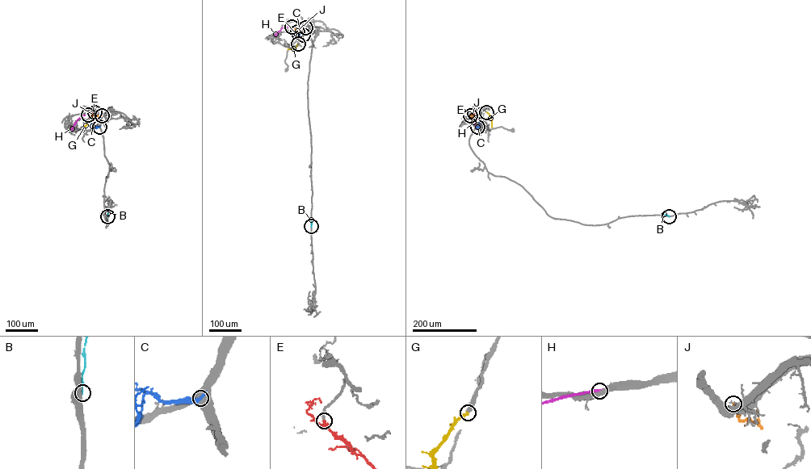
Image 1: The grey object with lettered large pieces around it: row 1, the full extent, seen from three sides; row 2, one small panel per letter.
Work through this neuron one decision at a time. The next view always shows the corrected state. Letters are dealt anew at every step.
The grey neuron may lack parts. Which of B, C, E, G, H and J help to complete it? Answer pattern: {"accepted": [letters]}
{"accepted": ["E", "G"]}

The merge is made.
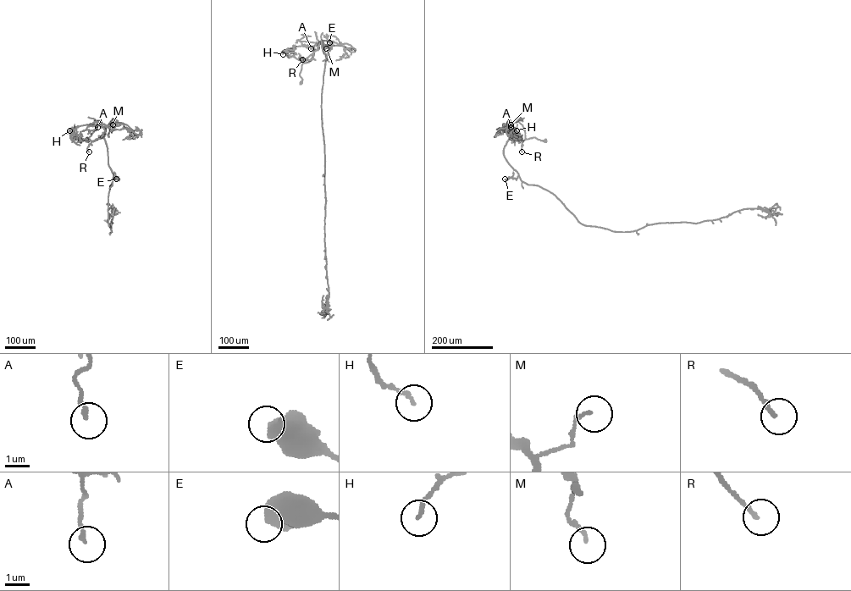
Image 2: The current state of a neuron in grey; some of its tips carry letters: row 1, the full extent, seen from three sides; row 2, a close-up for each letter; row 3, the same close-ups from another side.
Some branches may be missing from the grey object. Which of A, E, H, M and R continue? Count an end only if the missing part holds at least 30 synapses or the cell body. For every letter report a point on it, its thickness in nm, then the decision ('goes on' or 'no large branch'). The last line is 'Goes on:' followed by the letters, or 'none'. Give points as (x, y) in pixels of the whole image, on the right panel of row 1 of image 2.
A: at (511, 127); 160 nm thick; no large branch
E: at (505, 179); 440 nm thick; no large branch
H: at (516, 130); 170 nm thick; no large branch
M: at (511, 124); 130 nm thick; no large branch
R: at (522, 151); 170 nm thick; no large branch
Goes on: none

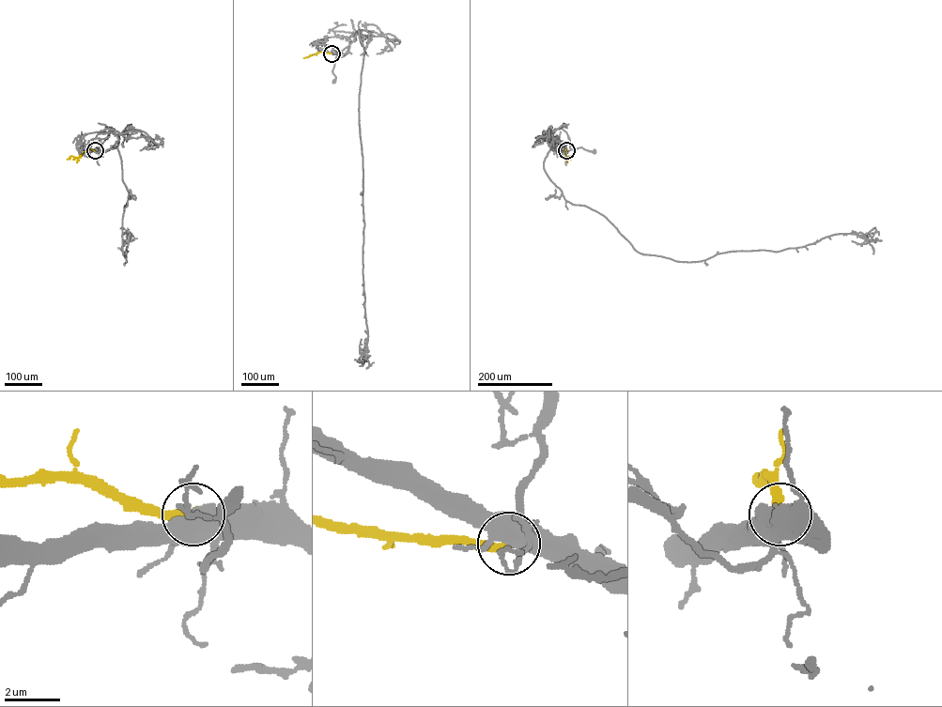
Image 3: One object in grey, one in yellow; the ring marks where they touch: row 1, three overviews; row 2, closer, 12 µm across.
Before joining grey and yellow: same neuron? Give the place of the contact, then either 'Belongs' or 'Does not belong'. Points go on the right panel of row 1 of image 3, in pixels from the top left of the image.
Place: (566, 150). Does not belong

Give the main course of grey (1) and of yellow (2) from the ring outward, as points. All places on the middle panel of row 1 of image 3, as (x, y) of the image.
1: (332, 53), (338, 54), (332, 70), (335, 77), (334, 81)
2: (332, 53), (318, 52), (303, 58)

